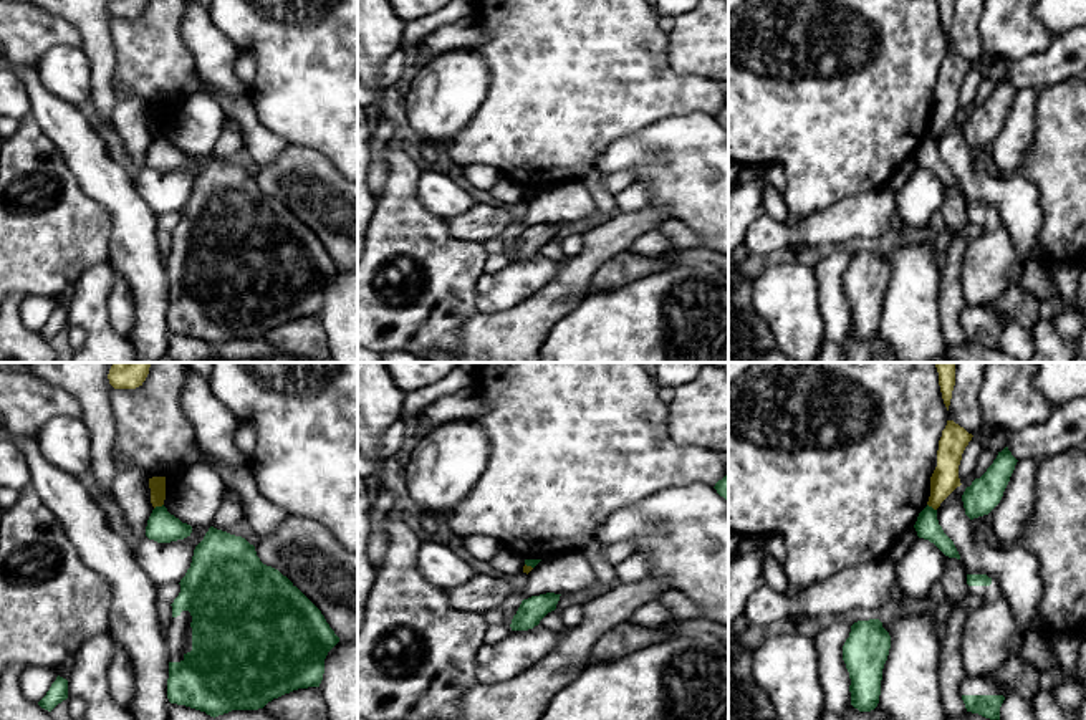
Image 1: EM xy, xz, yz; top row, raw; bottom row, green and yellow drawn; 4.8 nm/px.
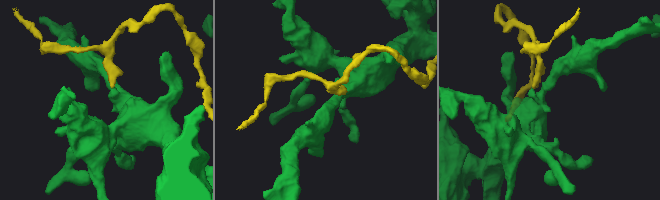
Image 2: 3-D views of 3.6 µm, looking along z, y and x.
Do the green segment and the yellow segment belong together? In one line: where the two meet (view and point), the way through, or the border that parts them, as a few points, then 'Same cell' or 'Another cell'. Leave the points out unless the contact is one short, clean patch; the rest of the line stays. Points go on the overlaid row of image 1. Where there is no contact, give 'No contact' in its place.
Touches green at xy (158, 507). Boundary: xy (163, 504), (154, 508). Another cell

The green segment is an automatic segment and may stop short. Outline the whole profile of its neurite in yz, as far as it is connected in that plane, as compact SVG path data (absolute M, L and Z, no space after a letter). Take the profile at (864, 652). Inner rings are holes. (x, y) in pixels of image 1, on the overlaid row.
M879 619L858 621L843 646L849 672L851 705L871 712L879 703L882 669L891 649L891 636Z

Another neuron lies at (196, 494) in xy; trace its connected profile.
M205 463L177 472L171 483L164 506L171 515L190 526L212 526L217 511L225 503L225 483Z

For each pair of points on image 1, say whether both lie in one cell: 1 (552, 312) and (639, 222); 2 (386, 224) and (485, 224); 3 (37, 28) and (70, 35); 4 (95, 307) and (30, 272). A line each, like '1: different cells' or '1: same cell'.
1: same cell
2: different cells
3: same cell
4: different cells

